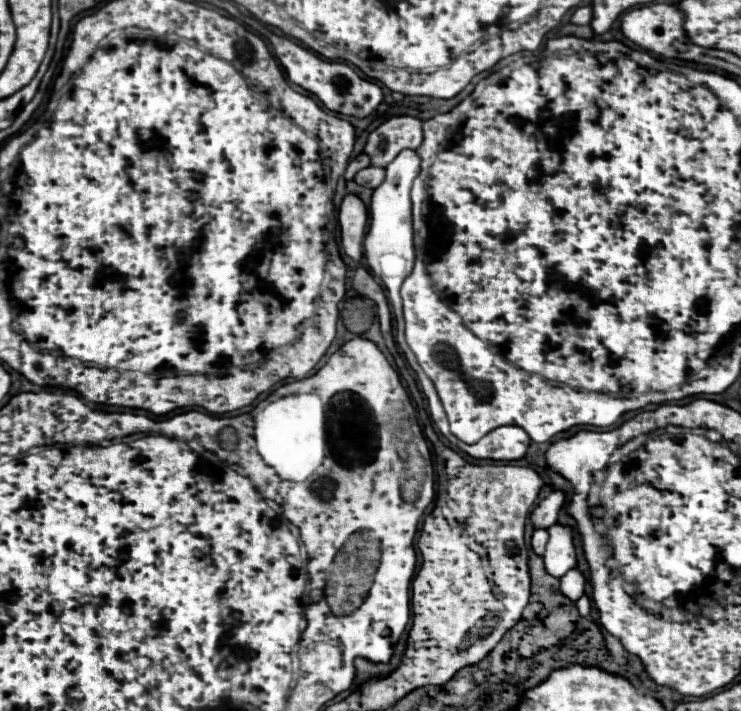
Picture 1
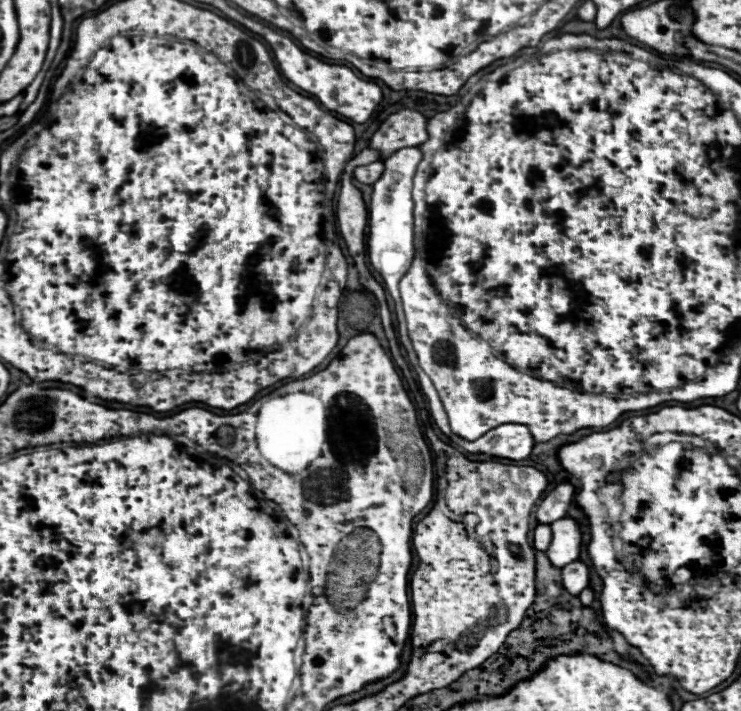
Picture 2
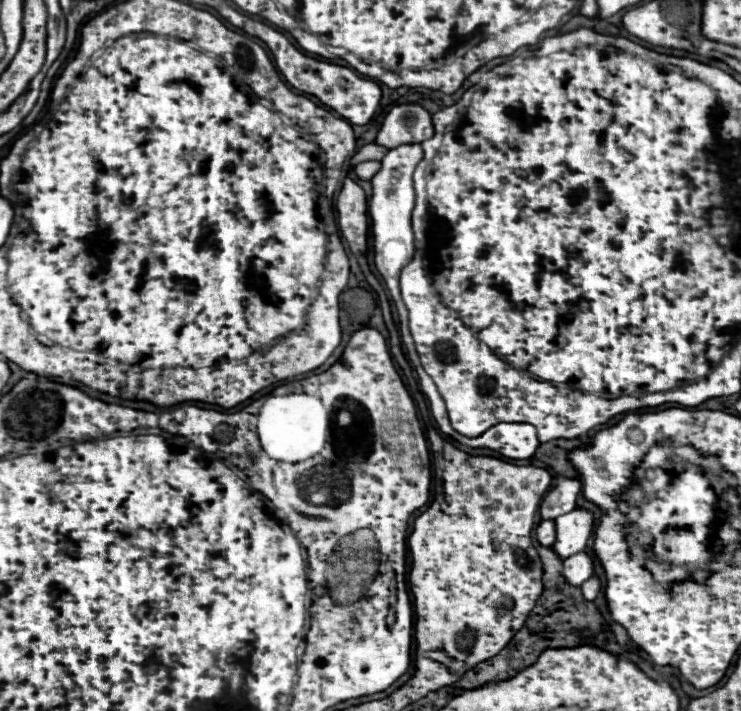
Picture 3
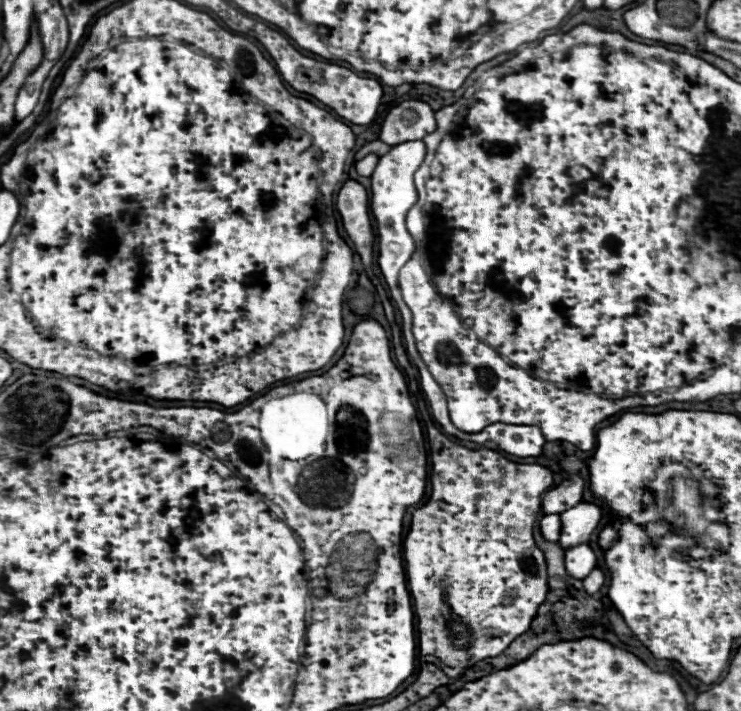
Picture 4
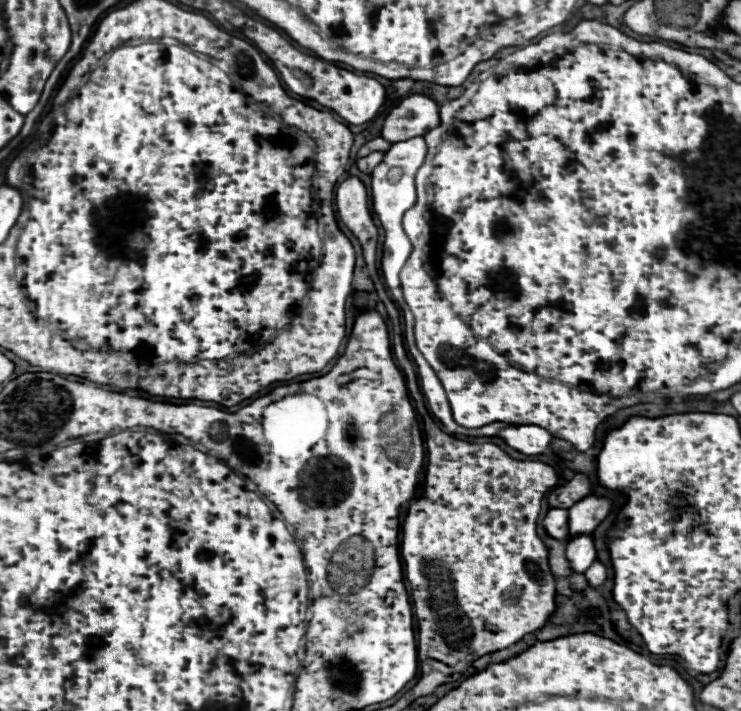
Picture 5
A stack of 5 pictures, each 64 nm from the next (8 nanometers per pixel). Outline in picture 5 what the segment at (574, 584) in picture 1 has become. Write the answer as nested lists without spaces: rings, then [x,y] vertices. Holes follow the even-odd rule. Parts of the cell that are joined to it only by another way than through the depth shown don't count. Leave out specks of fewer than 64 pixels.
[[[592,534],[572,536],[566,540],[566,558],[576,572],[586,572],[596,560],[596,546]]]

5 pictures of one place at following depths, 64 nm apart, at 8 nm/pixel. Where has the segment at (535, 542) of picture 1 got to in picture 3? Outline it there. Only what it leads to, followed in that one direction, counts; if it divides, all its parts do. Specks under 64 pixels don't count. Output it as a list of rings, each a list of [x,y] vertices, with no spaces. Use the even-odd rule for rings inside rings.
[[[542,520],[536,528],[536,536],[538,536],[538,542],[542,546],[552,546],[556,540],[556,522],[554,520]]]

